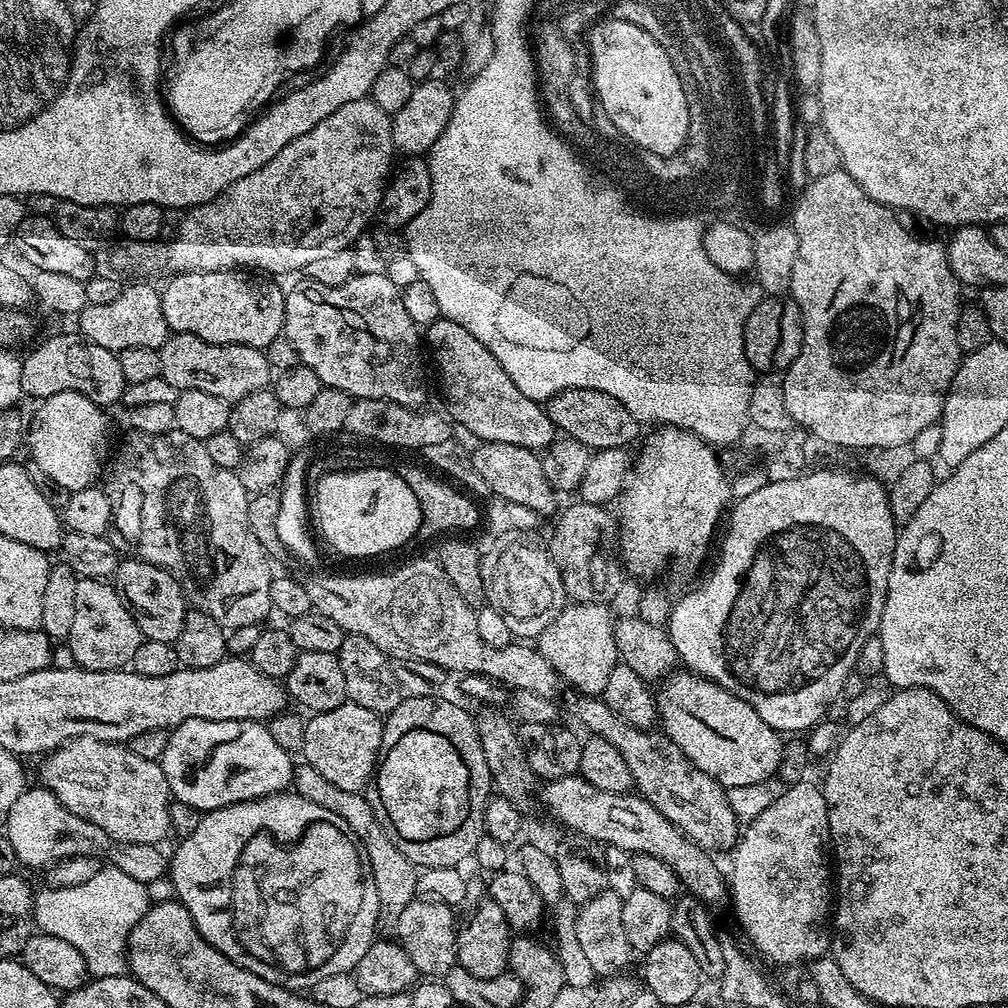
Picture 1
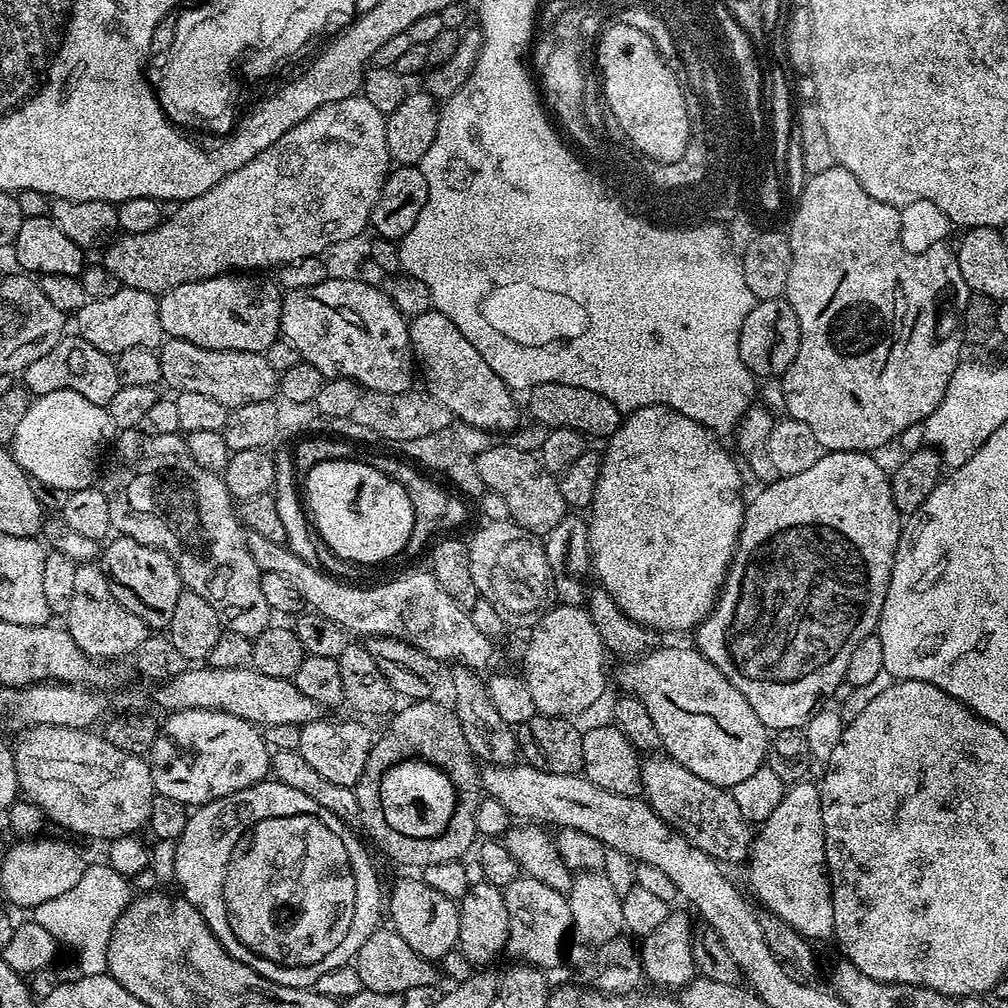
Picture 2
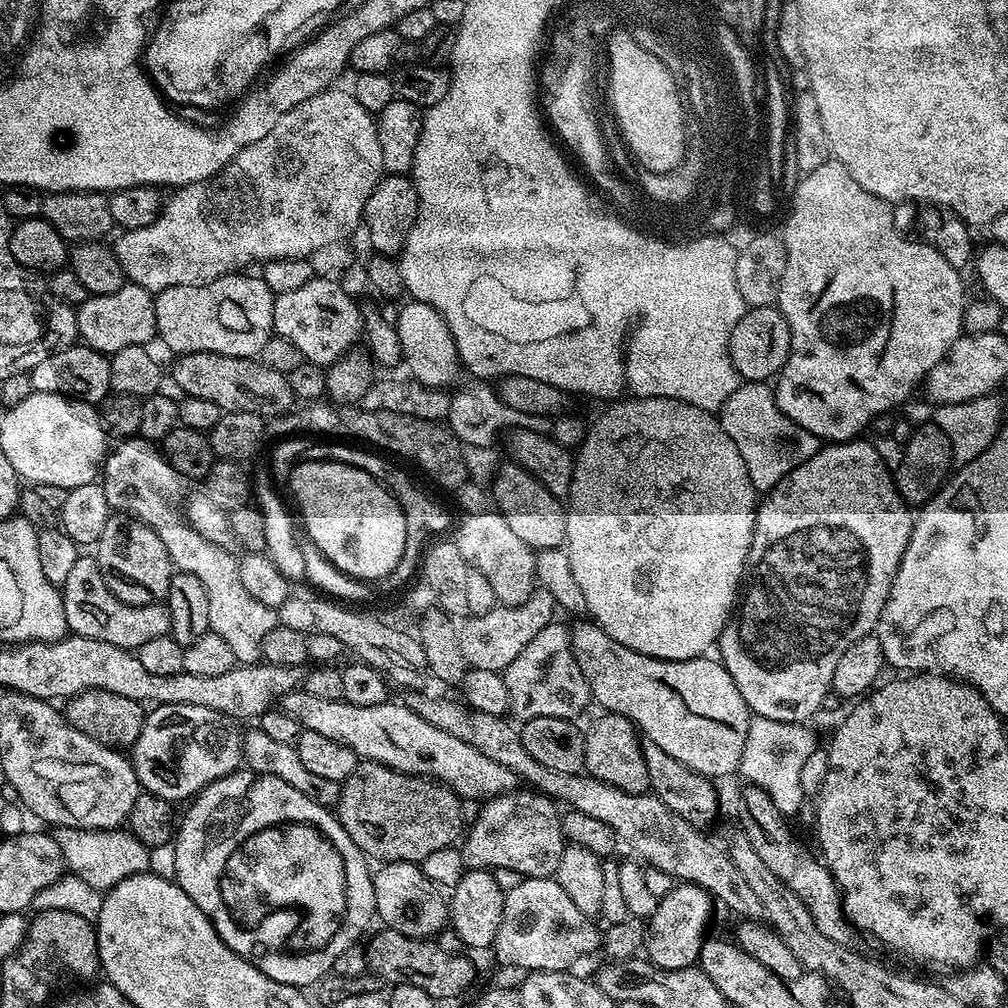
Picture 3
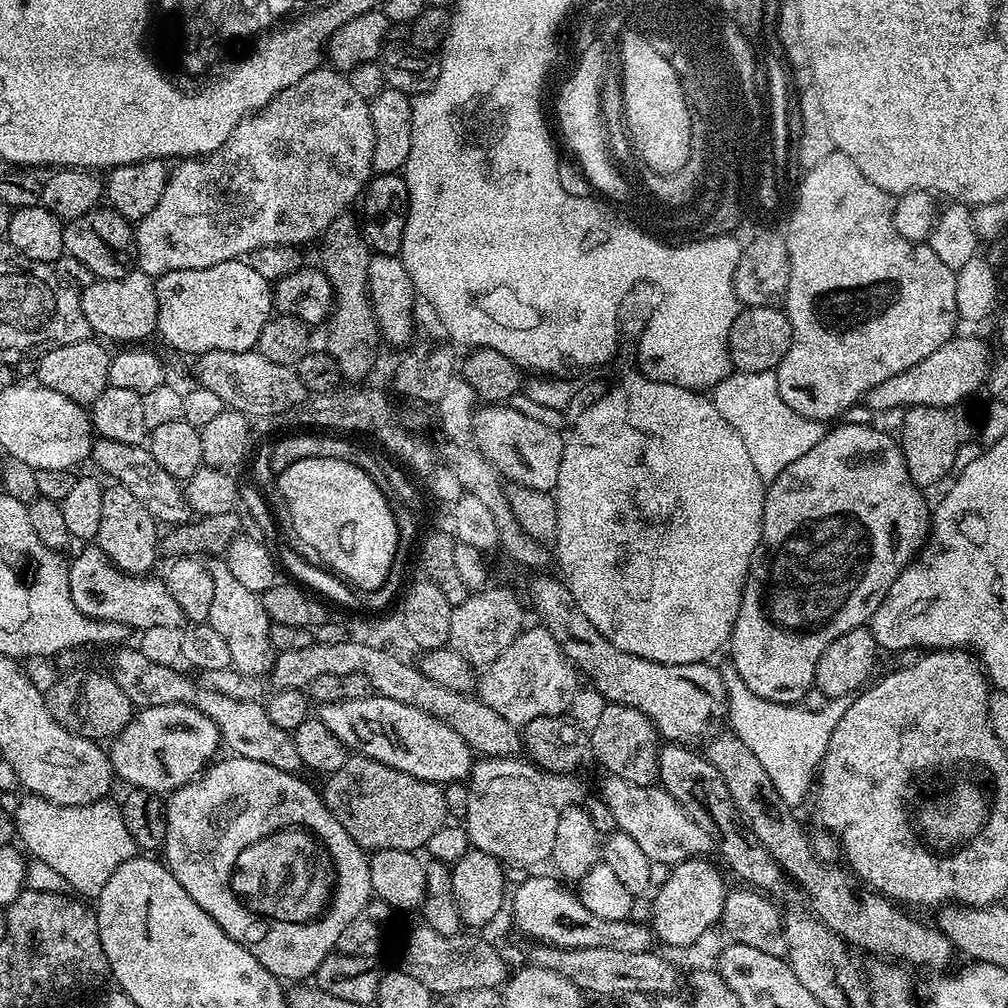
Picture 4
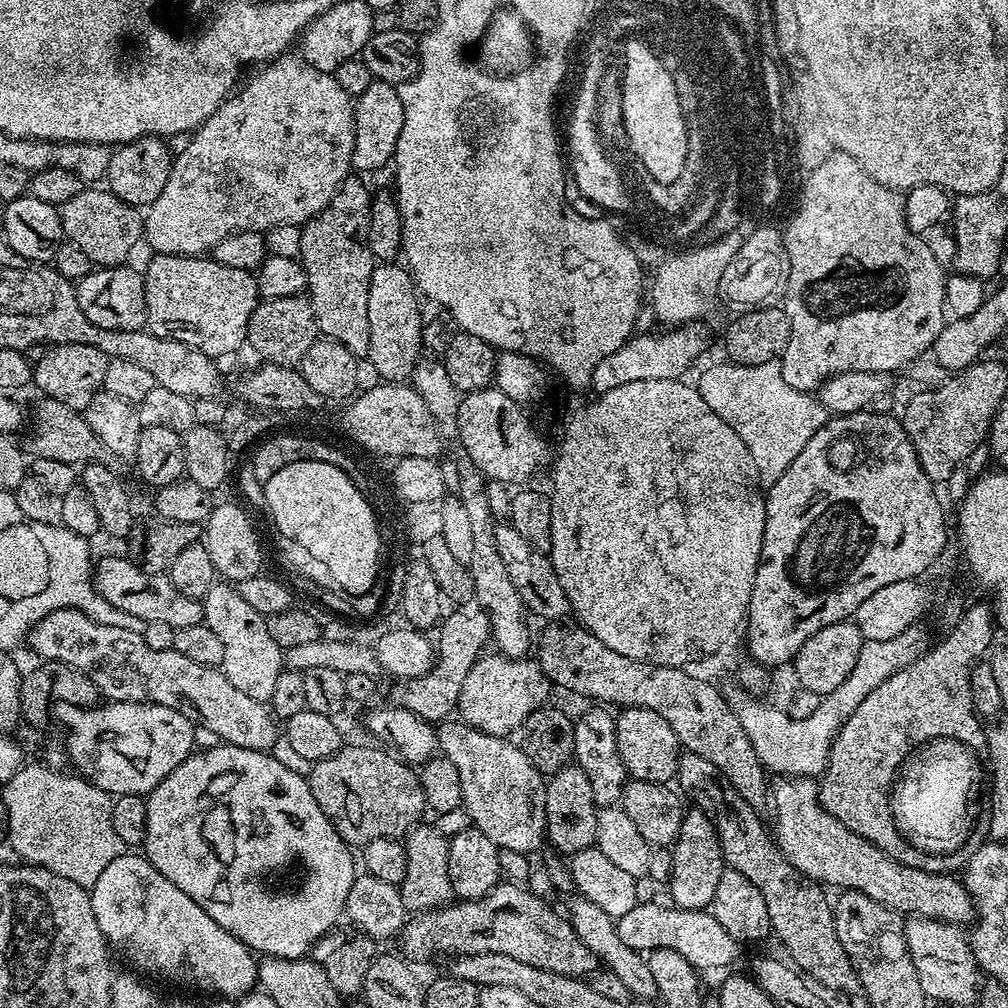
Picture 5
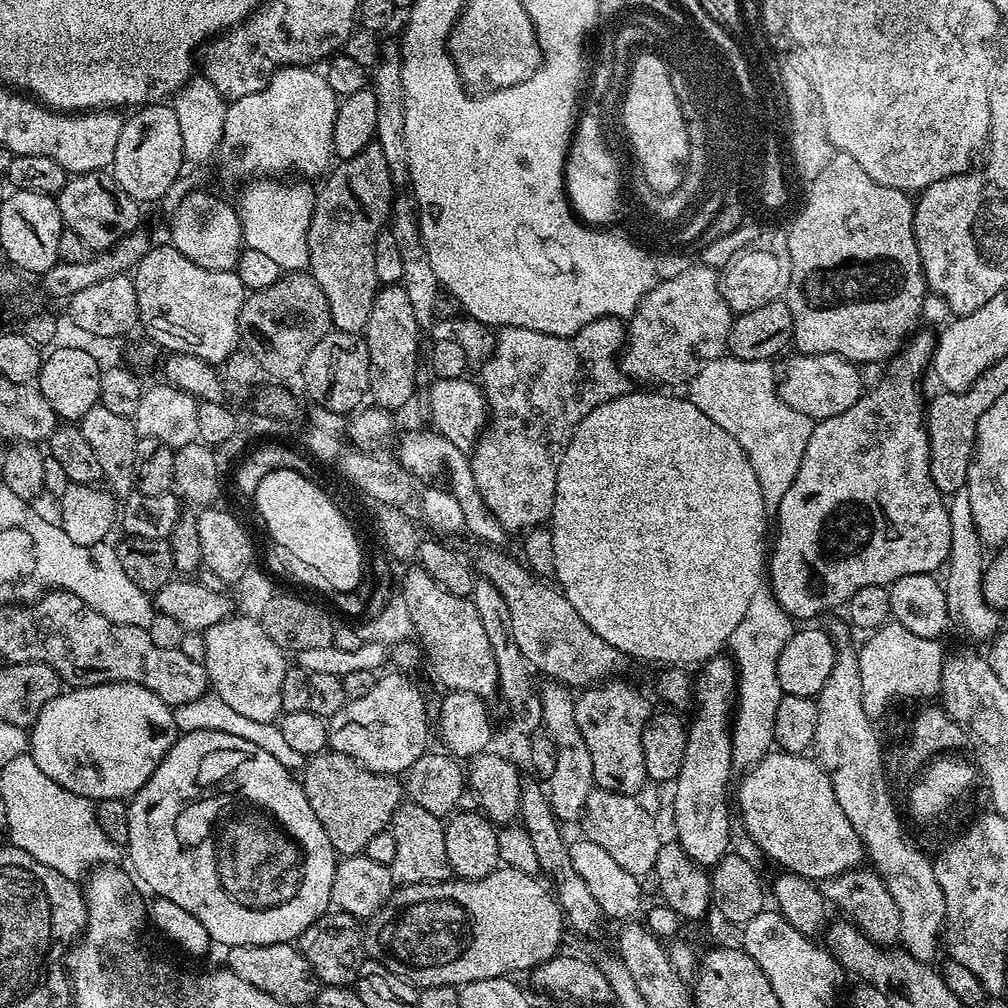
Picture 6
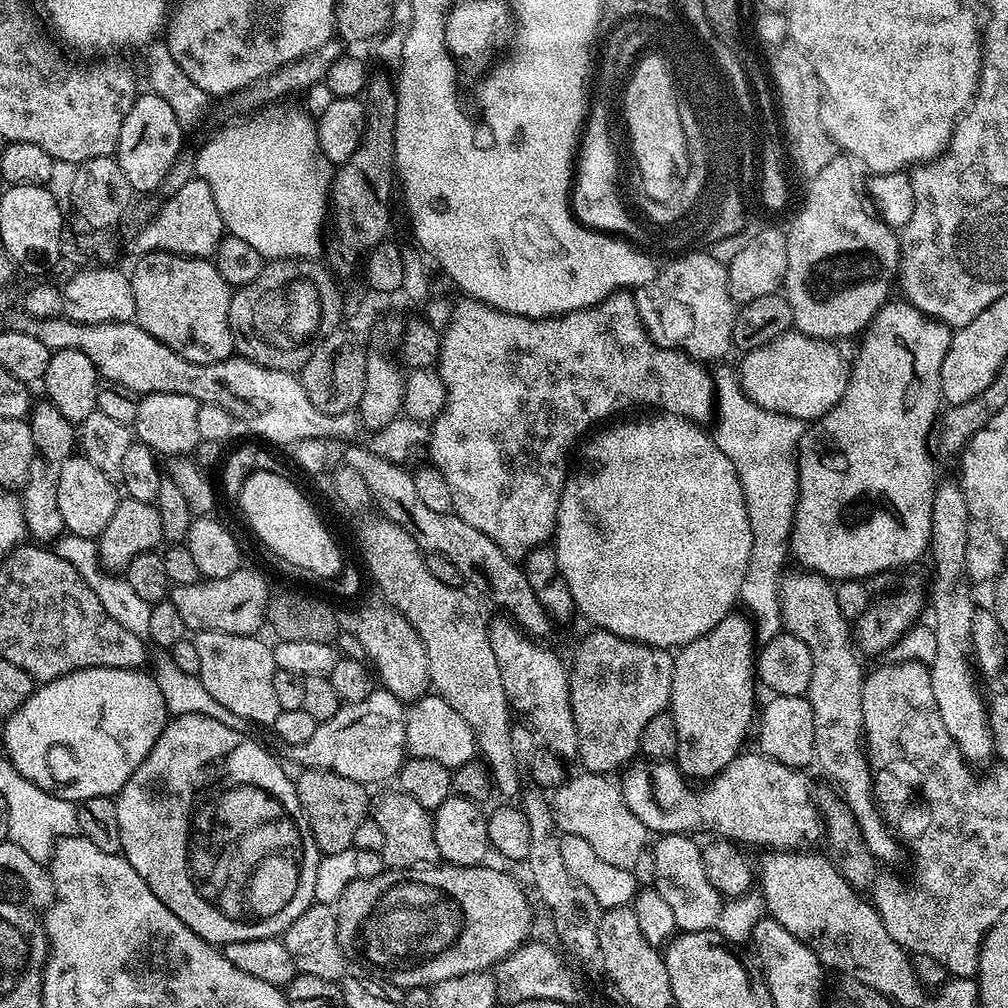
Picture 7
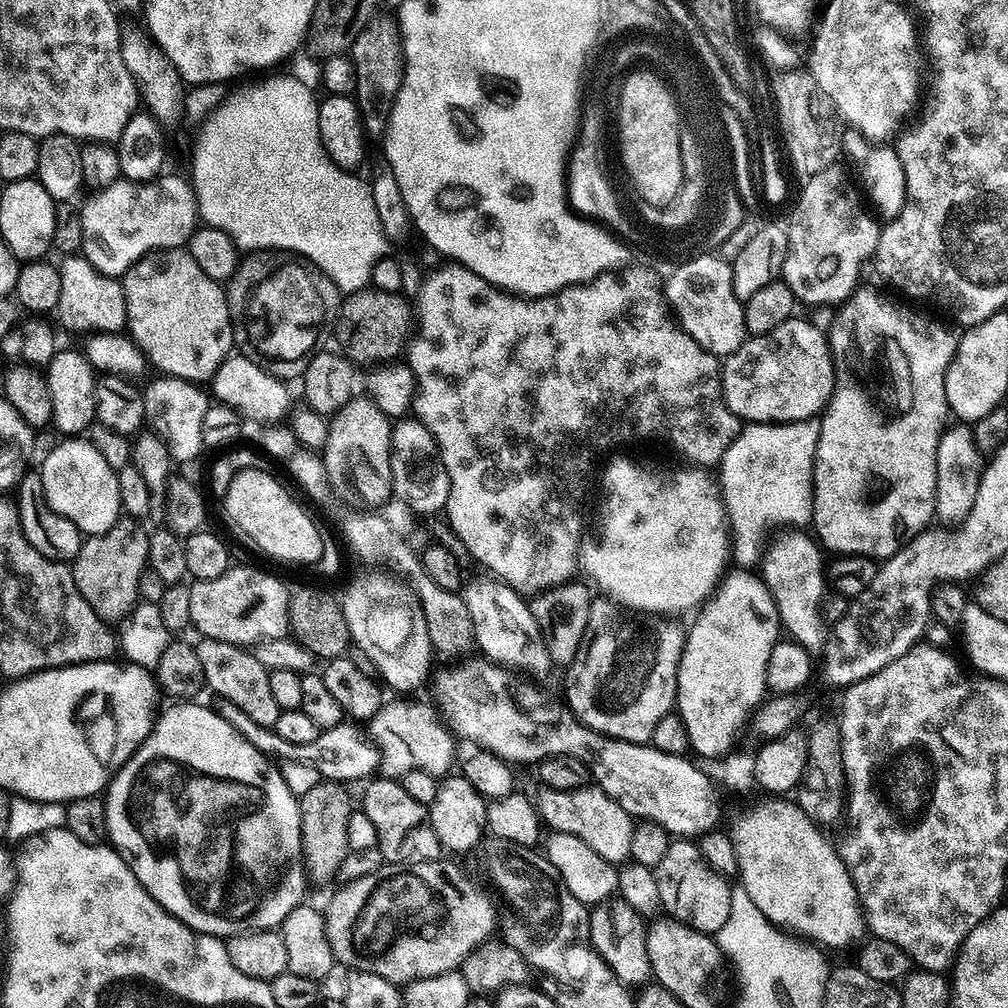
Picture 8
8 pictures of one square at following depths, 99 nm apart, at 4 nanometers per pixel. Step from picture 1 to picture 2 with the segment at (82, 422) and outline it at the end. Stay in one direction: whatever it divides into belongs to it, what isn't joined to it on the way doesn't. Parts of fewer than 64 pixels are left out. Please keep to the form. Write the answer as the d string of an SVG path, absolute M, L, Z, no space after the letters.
M56 390L33 399L30 410L16 424L10 451L31 479L51 489L70 493L95 483L94 478L102 466L102 456L104 454L105 457L115 436L116 427L107 407L90 402L74 391Z

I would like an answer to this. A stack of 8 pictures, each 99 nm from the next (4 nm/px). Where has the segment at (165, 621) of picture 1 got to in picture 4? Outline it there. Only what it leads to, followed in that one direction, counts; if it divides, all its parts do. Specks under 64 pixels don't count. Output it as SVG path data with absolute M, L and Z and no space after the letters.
M115 482L109 483L102 494L102 523L98 526L98 534L96 535L94 544L106 554L106 558L117 568L123 572L127 572L129 576L142 576L153 571L152 567L156 564L156 556L158 557L158 523L150 512L142 506L125 486Z

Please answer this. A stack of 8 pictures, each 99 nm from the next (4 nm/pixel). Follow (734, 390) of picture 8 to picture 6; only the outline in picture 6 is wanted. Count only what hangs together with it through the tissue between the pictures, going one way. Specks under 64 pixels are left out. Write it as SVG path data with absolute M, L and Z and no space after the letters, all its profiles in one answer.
M795 354L784 364L784 373L778 379L778 391L782 402L798 414L806 414L814 422L834 418L842 410L850 410L865 391L860 381L861 369L852 361L838 354Z

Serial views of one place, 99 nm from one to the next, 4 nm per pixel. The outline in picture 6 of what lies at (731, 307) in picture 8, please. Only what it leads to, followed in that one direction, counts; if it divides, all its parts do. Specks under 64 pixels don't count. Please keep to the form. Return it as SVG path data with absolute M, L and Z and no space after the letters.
M697 262L693 268L684 268L681 272L676 272L673 276L668 276L653 284L652 289L642 297L636 311L632 313L626 324L626 347L623 349L622 355L619 357L620 369L627 374L629 381L645 380L648 386L668 386L664 384L680 384L692 380L698 374L698 370L702 370L702 366L706 366L706 362L714 362L719 356L725 355L728 347L728 335L730 334L730 326L734 319L734 313L730 306L726 306L726 302L720 293L720 278L715 267L709 266L703 262Z

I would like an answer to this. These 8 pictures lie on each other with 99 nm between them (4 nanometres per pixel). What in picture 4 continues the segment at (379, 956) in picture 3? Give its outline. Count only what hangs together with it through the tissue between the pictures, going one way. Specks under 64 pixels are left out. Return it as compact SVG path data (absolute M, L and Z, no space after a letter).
M427 926L419 927L405 938L398 968L413 976L417 982L422 982L426 990L442 996L460 990L496 990L507 981L510 975L507 962L500 957L500 952L494 945L476 937L479 935L447 936L438 934L438 930Z

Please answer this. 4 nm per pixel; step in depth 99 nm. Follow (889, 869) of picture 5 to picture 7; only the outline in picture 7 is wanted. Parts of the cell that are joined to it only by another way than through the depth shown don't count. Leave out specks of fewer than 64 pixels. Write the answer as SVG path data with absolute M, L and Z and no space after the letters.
M745 751L738 755L725 766L716 777L709 779L703 785L704 788L699 792L696 787L690 783L689 777L685 776L675 763L672 762L636 762L631 765L623 773L624 784L622 783L622 791L626 798L626 804L630 806L630 810L634 810L634 814L638 814L638 820L648 827L649 833L652 834L678 834L679 832L685 834L697 834L696 832L713 832L712 836L716 838L723 838L725 840L733 841L740 846L747 846L746 844L753 844L756 848L764 848L763 850L775 850L777 852L794 852L797 850L807 849L809 846L816 846L816 843L821 843L822 840L822 813L818 807L817 797L812 796L812 784L807 780L805 773L798 768L791 768L790 766L782 765L778 761L772 760L770 757L761 754L759 751L753 752Z

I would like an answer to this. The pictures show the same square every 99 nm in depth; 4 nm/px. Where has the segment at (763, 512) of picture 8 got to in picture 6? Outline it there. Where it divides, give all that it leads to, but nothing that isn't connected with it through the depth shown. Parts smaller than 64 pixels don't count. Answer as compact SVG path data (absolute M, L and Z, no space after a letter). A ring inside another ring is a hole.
M725 354L714 362L706 362L706 366L702 366L696 377L686 384L688 401L698 406L706 418L718 422L718 426L738 442L754 468L754 478L758 478L762 498L768 506L780 504L786 490L790 490L814 427L810 417L786 406L777 385L764 377L771 374L772 366L766 360L740 360ZM766 586L755 590L742 621L734 628L728 650L737 670L731 748L735 771L745 772L753 768L768 755L775 743L776 712L783 696L778 684L777 658L797 630L795 619L782 610Z

